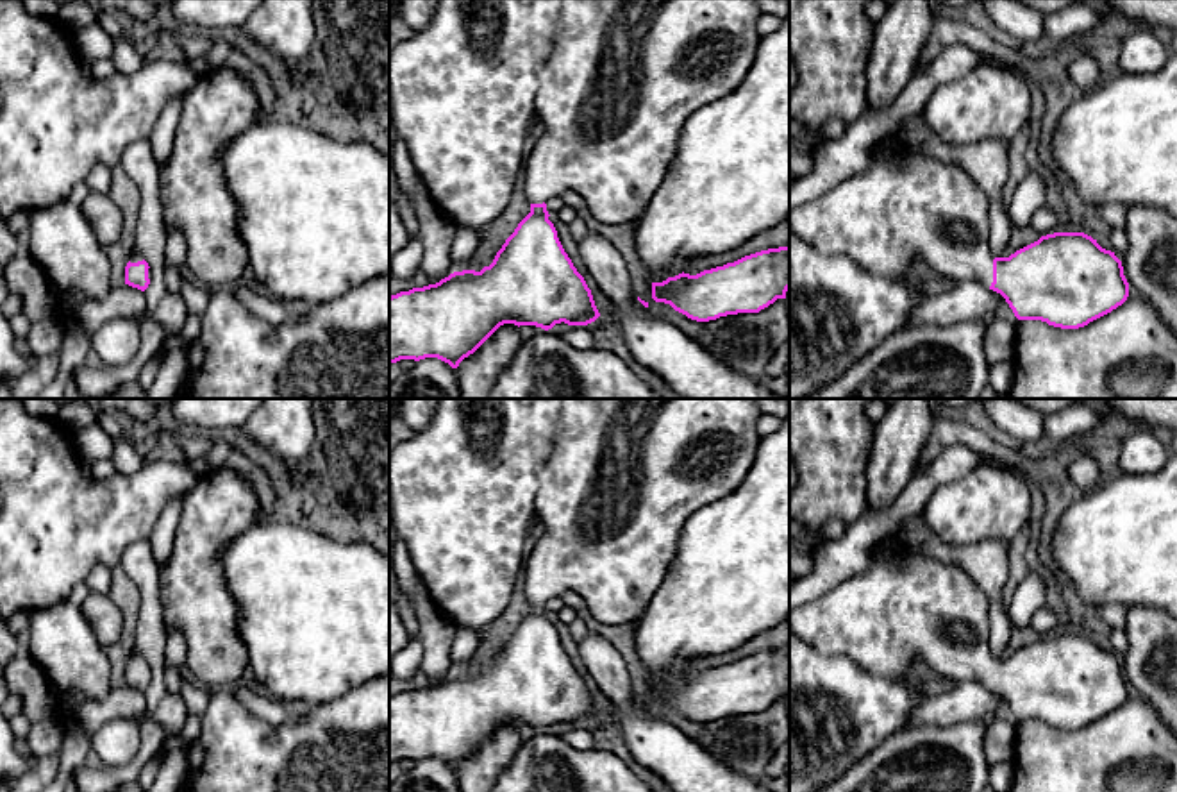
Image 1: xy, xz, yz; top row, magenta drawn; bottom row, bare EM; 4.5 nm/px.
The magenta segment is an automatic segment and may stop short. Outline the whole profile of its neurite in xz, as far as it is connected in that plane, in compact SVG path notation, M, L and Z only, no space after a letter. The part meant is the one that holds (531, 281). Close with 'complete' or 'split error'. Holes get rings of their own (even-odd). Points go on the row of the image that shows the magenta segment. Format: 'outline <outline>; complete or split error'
outline M563 0L552 52L538 70L534 105L545 131L523 163L530 213L505 240L493 263L480 272L454 272L436 284L389 297L389 365L400 359L438 358L457 368L504 324L548 331L561 322L595 322L600 313L591 290L564 252L548 220L547 202L575 191L600 223L638 220L668 172L688 116L729 95L745 79L763 39L757 32L759 14L755 0Z; split error

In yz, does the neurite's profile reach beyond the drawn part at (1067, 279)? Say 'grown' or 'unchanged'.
grown

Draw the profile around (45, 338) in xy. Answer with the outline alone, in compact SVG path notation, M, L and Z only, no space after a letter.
M50 318L45 322L32 322L30 331L27 334L27 341L30 352L36 358L57 354L63 343L64 329L61 327L57 318Z

